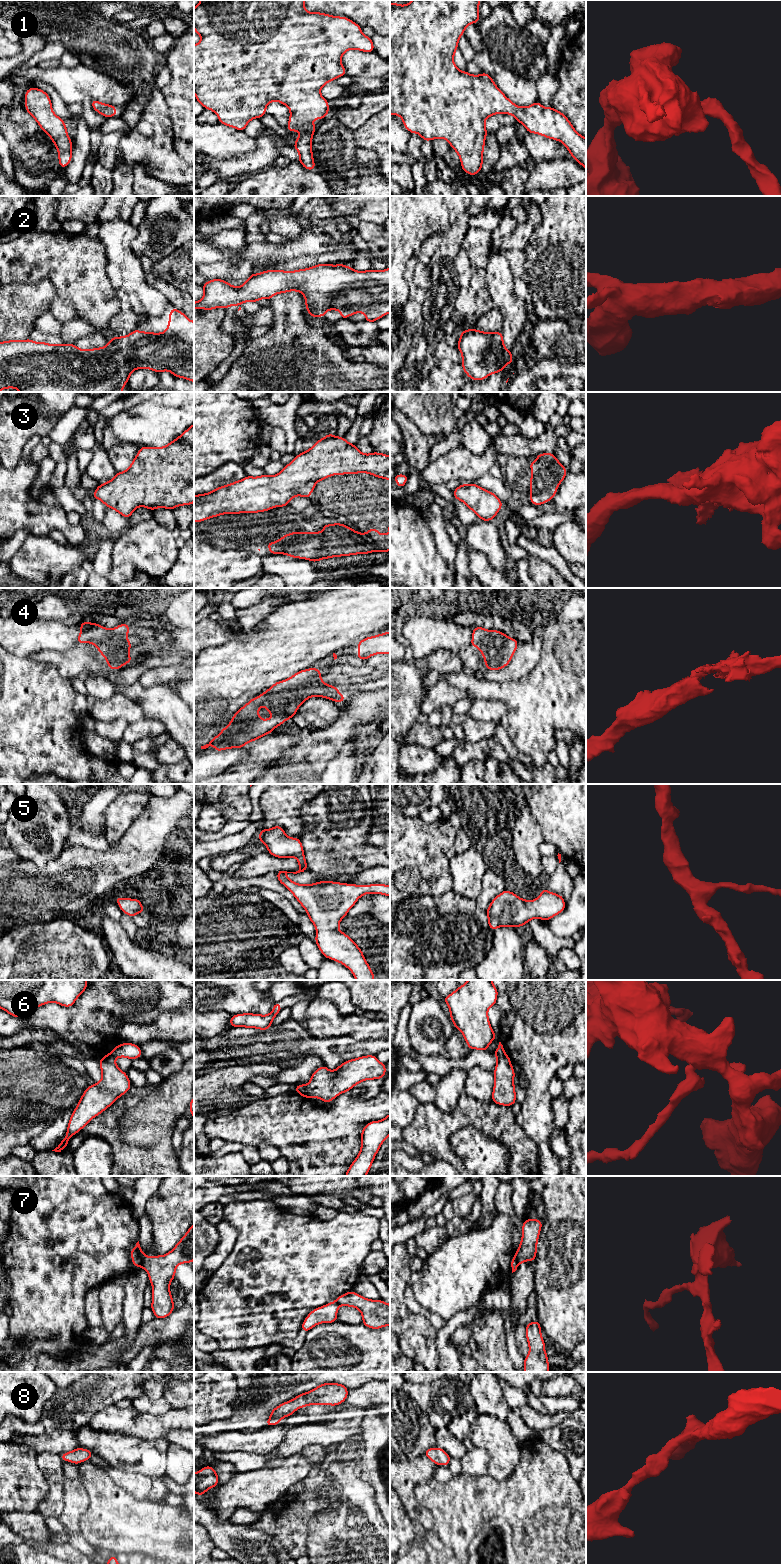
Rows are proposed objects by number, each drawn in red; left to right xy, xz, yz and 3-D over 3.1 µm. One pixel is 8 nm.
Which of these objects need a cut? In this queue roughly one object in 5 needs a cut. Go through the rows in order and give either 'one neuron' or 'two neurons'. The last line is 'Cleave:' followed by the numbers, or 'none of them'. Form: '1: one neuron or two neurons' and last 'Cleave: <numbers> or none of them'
1: one neuron
2: one neuron
3: one neuron
4: one neuron
5: one neuron
6: two neurons
7: two neurons
8: one neuron
Cleave: 6, 7

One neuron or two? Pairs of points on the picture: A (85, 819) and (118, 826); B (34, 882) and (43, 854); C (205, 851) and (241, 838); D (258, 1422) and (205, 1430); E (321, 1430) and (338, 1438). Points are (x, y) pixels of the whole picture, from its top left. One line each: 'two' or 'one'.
A: two
B: two
C: one
D: one
E: one

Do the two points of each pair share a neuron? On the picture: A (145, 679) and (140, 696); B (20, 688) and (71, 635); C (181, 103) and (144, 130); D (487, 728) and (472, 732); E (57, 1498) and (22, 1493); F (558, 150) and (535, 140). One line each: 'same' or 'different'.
A: different
B: different
C: different
D: same
E: different
F: same

